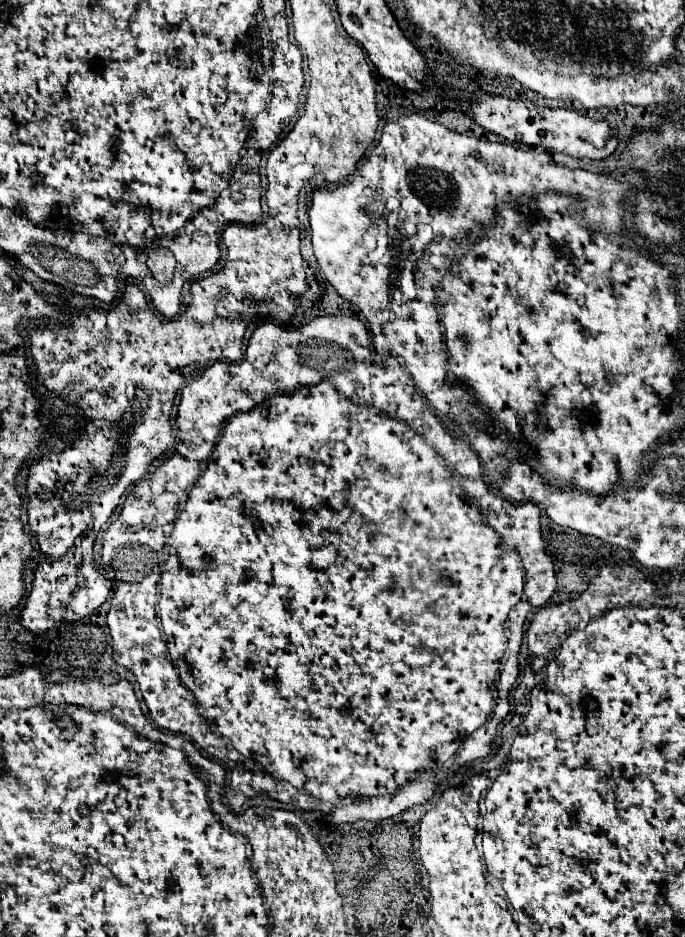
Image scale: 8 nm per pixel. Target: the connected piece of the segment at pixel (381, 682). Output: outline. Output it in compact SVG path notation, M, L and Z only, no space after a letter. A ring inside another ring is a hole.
M324 315L324 317L318 317L318 319L314 319L314 321L310 321L310 323L302 325L302 327L298 327L298 329L294 329L294 327L282 327L282 325L276 325L276 323L264 323L264 325L260 325L260 327L252 333L252 337L250 337L250 343L248 343L248 349L246 349L246 359L244 359L242 363L240 363L240 361L238 361L238 363L214 363L212 367L208 367L208 369L204 371L204 375L202 375L200 379L194 379L190 385L186 385L186 387L182 389L182 401L180 401L180 405L178 405L176 427L178 427L178 433L176 433L178 441L176 441L174 453L172 453L170 457L166 457L160 465L156 465L142 481L138 481L138 483L132 487L132 491L130 491L128 499L124 501L124 507L122 507L120 515L116 517L116 521L112 521L106 531L102 531L102 555L100 555L100 561L102 561L100 567L102 567L102 571L104 571L104 577L112 583L112 591L114 591L114 597L112 597L112 603L110 603L110 609L108 609L108 615L106 615L106 625L108 625L110 635L112 635L114 661L116 661L118 665L126 667L130 673L134 673L134 677L136 677L136 681L138 681L138 685L140 685L140 691L142 691L142 695L144 695L144 701L146 701L146 705L148 705L148 709L150 709L150 717L154 719L154 723L160 725L160 727L166 729L166 731L186 735L186 739L194 741L194 745L196 745L200 751L206 751L206 753L208 753L208 749L224 749L224 747L228 747L228 745L226 745L226 743L228 743L226 739L230 739L230 741L232 741L232 747L234 747L240 755L250 757L252 761L256 761L258 767L260 767L266 775L272 775L274 779L284 779L284 781L292 783L292 787L296 787L296 789L300 789L300 791L308 791L308 795L298 793L298 795L296 795L296 801L290 801L290 803L288 803L288 805L298 805L298 809L302 809L302 811L306 811L306 809L310 809L310 811L320 809L322 805L320 805L318 799L328 801L328 803L332 803L332 805L338 805L338 803L340 803L342 799L346 799L346 797L350 797L350 799L368 799L368 797L372 797L366 801L361 801L362 803L350 805L350 823L360 821L360 819L362 819L362 821L390 819L390 817L394 817L394 815L403 812L404 809L410 809L410 807L416 805L416 803L424 803L424 801L430 797L430 791L422 789L422 793L420 793L420 787L422 787L422 785L420 785L418 781L407 782L405 785L398 788L400 781L406 781L408 775L412 775L412 773L416 773L416 771L440 769L440 767L462 747L462 743L464 743L478 727L482 727L482 725L484 725L484 731L480 731L480 735L472 735L472 737L470 737L470 747L476 749L476 759L486 757L486 755L492 751L492 745L494 745L494 741L496 741L496 729L498 729L498 725L500 725L500 723L506 719L506 715L510 713L508 693L510 693L510 689L514 687L516 677L518 677L518 673L520 673L520 671L516 671L516 667L504 667L504 669L500 669L500 663L502 663L506 645L508 645L508 651L516 651L516 643L520 643L520 647L522 647L524 625L526 625L528 615L530 615L532 611L536 611L538 607L544 607L544 605L548 603L548 599L552 597L552 593L556 591L556 577L554 577L554 569L552 569L552 559L546 555L544 541L542 541L542 535L540 535L540 509L538 509L534 503L510 503L508 499L502 499L499 495L492 493L493 491L482 479L482 468L477 454L470 449L468 443L457 440L456 437L452 437L452 435L444 429L442 421L440 421L440 419L430 411L430 407L426 405L424 395L414 389L414 385L412 385L410 377L406 375L406 371L404 371L398 363L394 365L392 361L386 363L386 367L382 367L382 365L378 365L378 363L372 363L372 343L370 343L368 331L366 331L364 323L362 323L360 319L356 319L356 317ZM226 419L228 419L228 423L226 423L226 427L224 427L224 431L222 431L222 435L220 435L220 439L218 439L220 427L222 427L222 423L224 423ZM186 495L188 495L186 507L184 507L184 511L176 517L176 511L178 511L178 505L180 505L180 497L186 497ZM172 521L174 521L174 525L172 525L172 531L170 531L168 541L166 541L166 533L164 533L162 529L164 529L166 523L172 523ZM504 627L506 627L506 631L510 633L508 637L510 637L510 639L516 639L516 641L508 643L508 639L506 639L506 635L504 635ZM498 673L500 673L500 675L508 675L508 683L498 683Z

